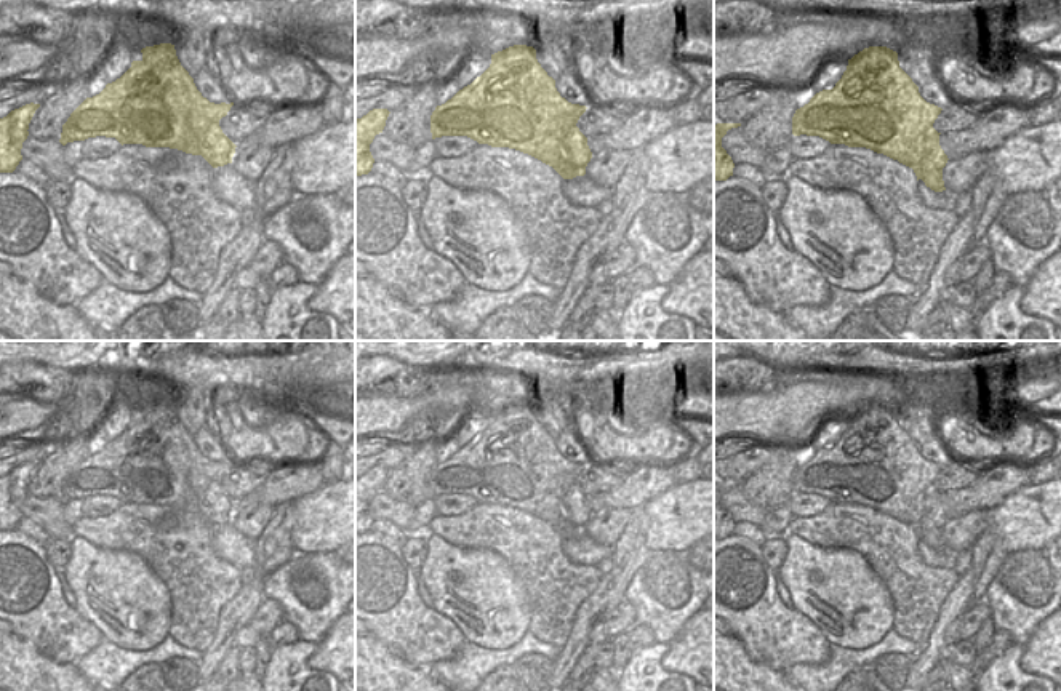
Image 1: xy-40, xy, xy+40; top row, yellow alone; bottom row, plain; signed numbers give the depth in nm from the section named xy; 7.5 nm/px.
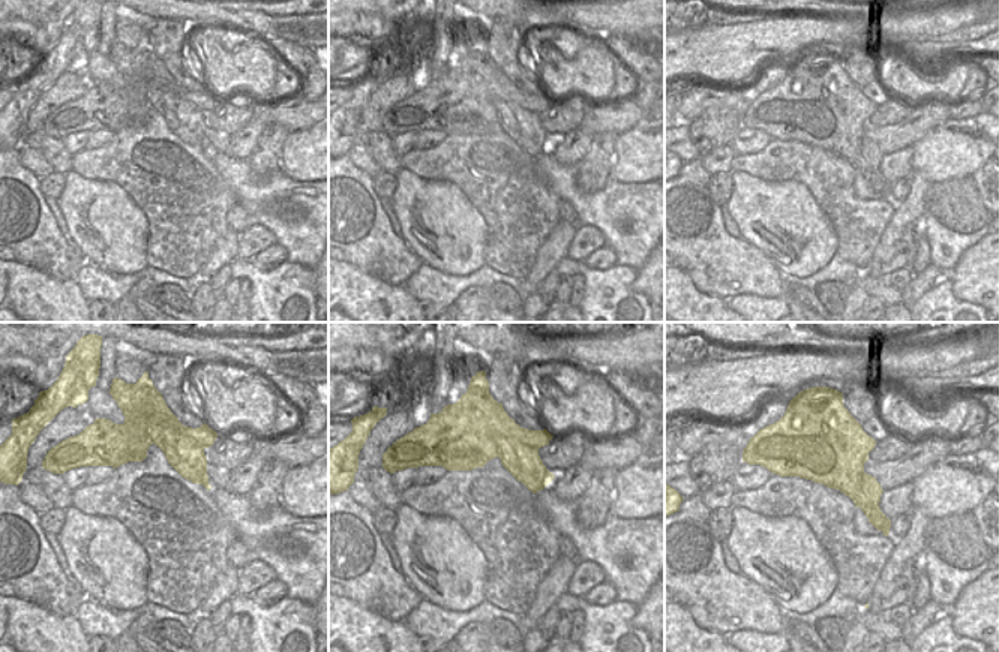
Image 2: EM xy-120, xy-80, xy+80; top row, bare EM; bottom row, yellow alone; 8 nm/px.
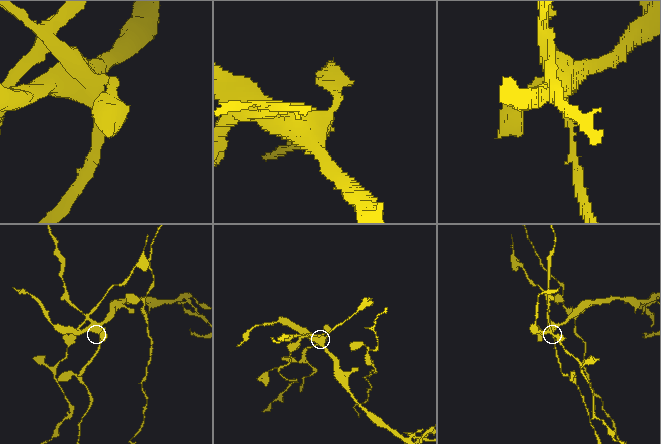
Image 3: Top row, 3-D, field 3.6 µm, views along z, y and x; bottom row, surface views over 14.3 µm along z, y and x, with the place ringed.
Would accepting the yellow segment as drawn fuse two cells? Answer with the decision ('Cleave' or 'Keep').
Cleave.

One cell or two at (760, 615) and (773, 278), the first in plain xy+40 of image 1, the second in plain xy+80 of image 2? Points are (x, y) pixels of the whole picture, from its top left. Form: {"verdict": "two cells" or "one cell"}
{"verdict": "one cell"}

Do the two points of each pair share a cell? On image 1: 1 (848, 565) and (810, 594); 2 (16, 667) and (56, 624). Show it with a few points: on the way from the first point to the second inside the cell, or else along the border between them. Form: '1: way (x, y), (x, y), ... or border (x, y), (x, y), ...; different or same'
1: way (839, 575), (829, 584), (820, 587); same
2: border (16, 634), (42, 655), (61, 664), (69, 663); different

